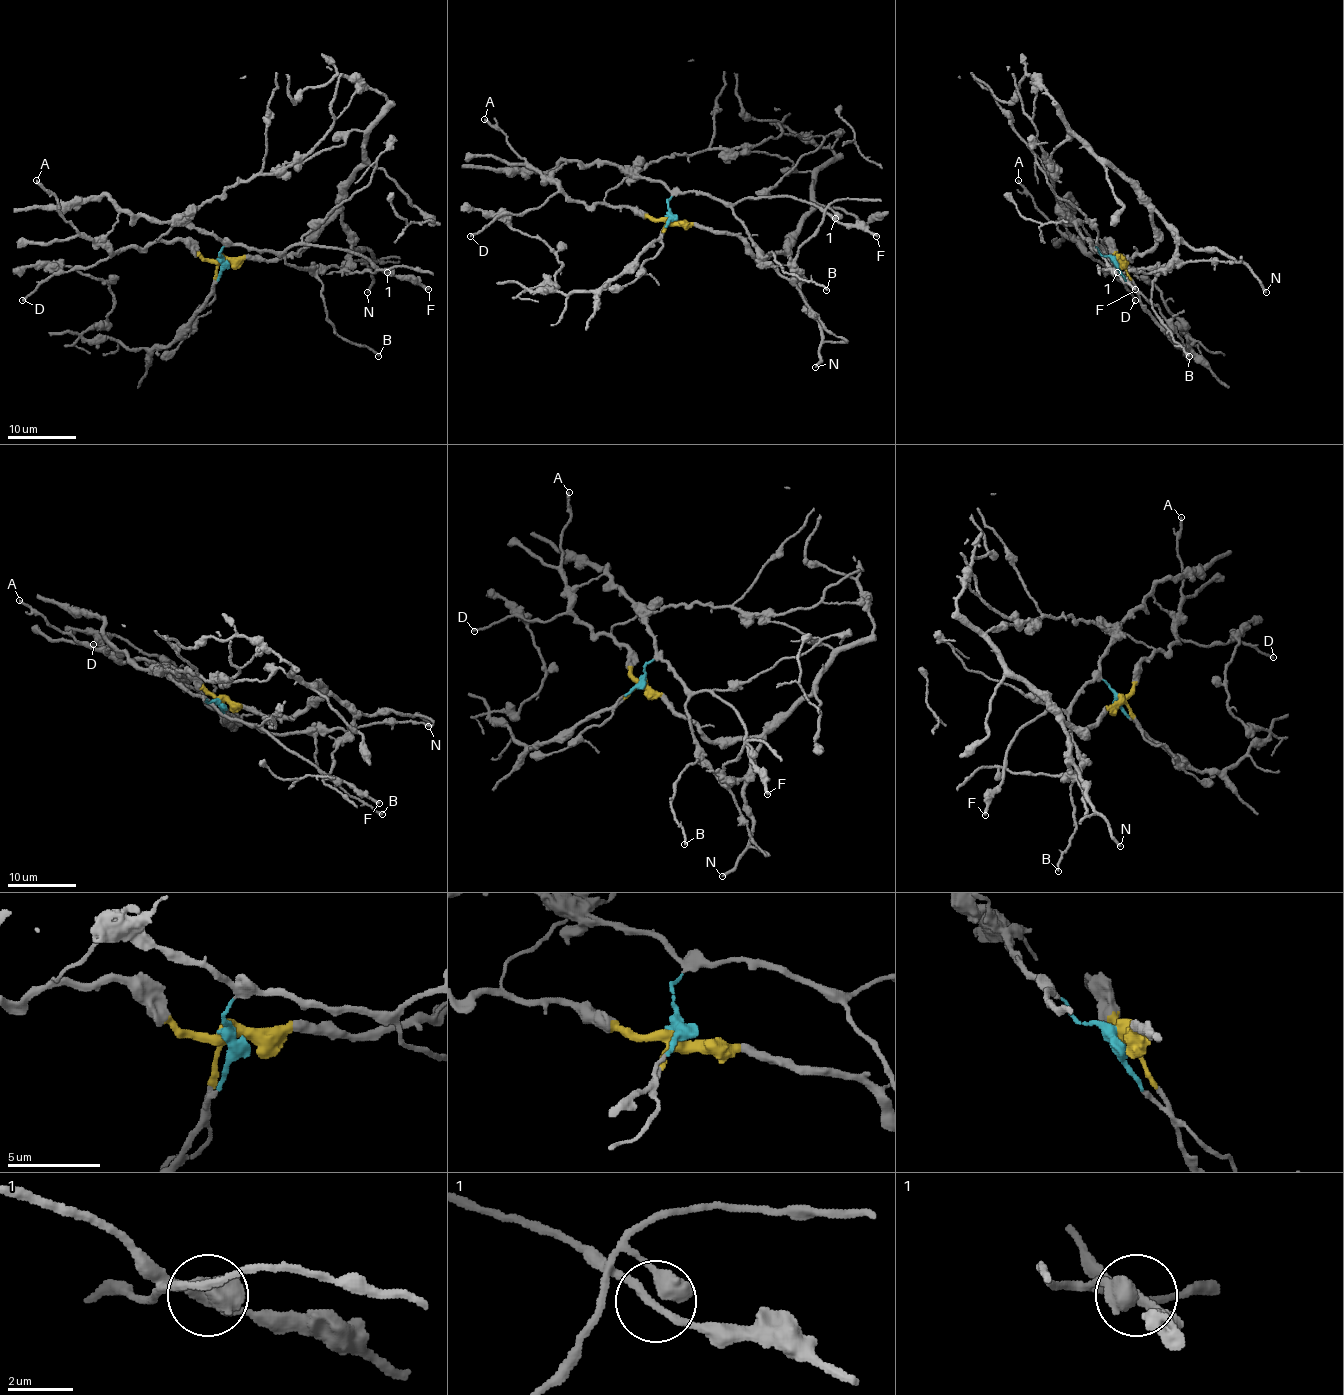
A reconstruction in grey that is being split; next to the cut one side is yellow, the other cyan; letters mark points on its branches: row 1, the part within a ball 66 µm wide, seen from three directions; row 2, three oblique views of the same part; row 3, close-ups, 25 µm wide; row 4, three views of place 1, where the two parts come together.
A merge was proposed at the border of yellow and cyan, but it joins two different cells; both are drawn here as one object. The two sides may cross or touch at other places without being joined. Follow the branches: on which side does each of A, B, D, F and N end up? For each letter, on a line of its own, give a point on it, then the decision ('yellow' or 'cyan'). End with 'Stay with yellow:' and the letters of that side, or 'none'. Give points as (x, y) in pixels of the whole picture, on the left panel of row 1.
A: place (36, 180); yellow
B: place (378, 356); cyan
D: place (22, 300); yellow
F: place (428, 289); cyan
N: place (367, 292); yellow
Stay with yellow: A, D, N

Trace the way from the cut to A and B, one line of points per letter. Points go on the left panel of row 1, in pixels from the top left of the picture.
A: (220, 259), (203, 260), (180, 240), (111, 252), (83, 238), (37, 179)
B: (220, 259), (230, 245), (253, 247), (306, 267), (322, 283), (327, 319), (339, 335), (379, 355)

